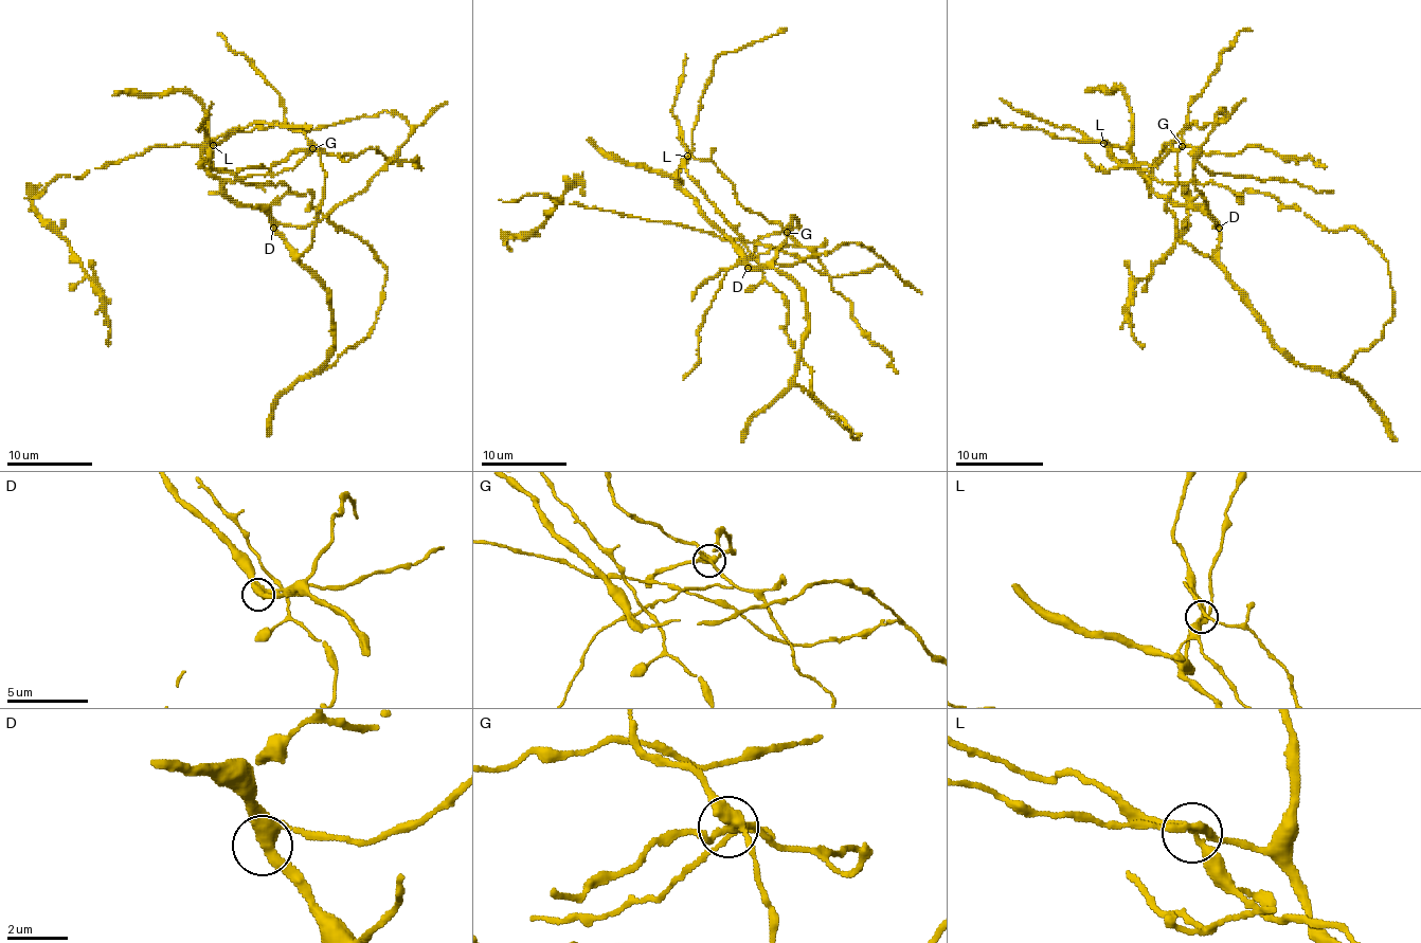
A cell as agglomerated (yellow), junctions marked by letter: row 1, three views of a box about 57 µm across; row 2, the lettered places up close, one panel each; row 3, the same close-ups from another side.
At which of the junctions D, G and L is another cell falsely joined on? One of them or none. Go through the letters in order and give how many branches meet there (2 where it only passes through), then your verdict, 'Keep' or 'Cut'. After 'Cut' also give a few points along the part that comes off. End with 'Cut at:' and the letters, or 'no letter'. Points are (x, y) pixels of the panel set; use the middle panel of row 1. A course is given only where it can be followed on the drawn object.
D: Branches: 3. Keep
G: Branches: 4. Cut. Course of the part to remove: (786, 232), (792, 245), (773, 247), (767, 253), (741, 259), (726, 272), (698, 332), (698, 363), (683, 380)
L: Branches: 4. Keep
Cut at: G

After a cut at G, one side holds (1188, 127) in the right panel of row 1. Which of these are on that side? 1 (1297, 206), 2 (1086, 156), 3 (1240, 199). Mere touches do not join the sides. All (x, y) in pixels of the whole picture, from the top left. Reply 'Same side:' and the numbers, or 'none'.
Same side: 1, 3

